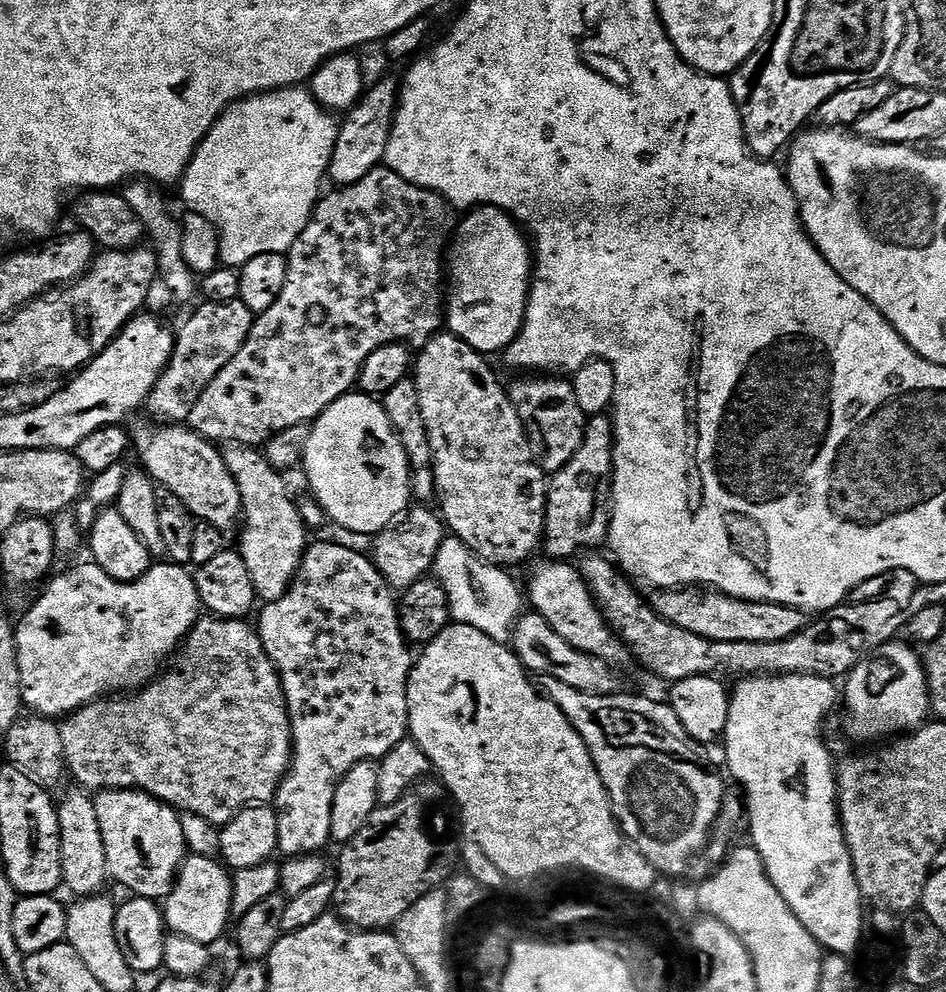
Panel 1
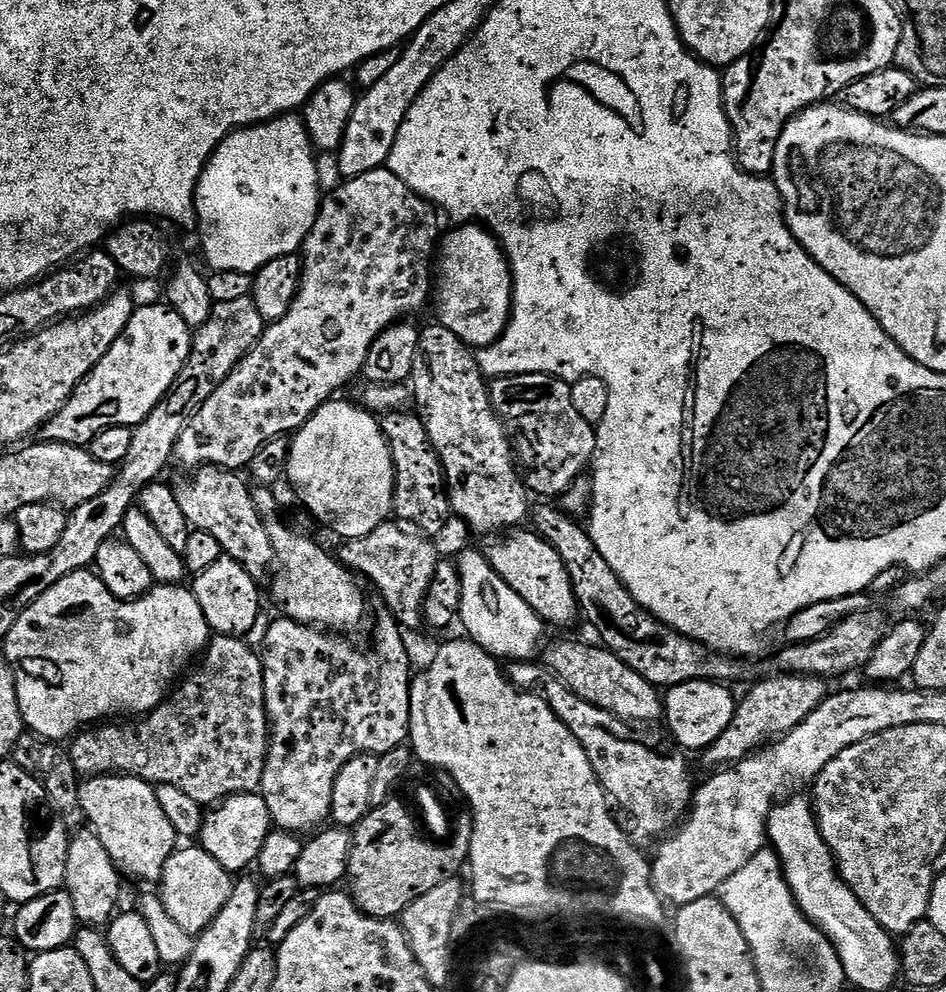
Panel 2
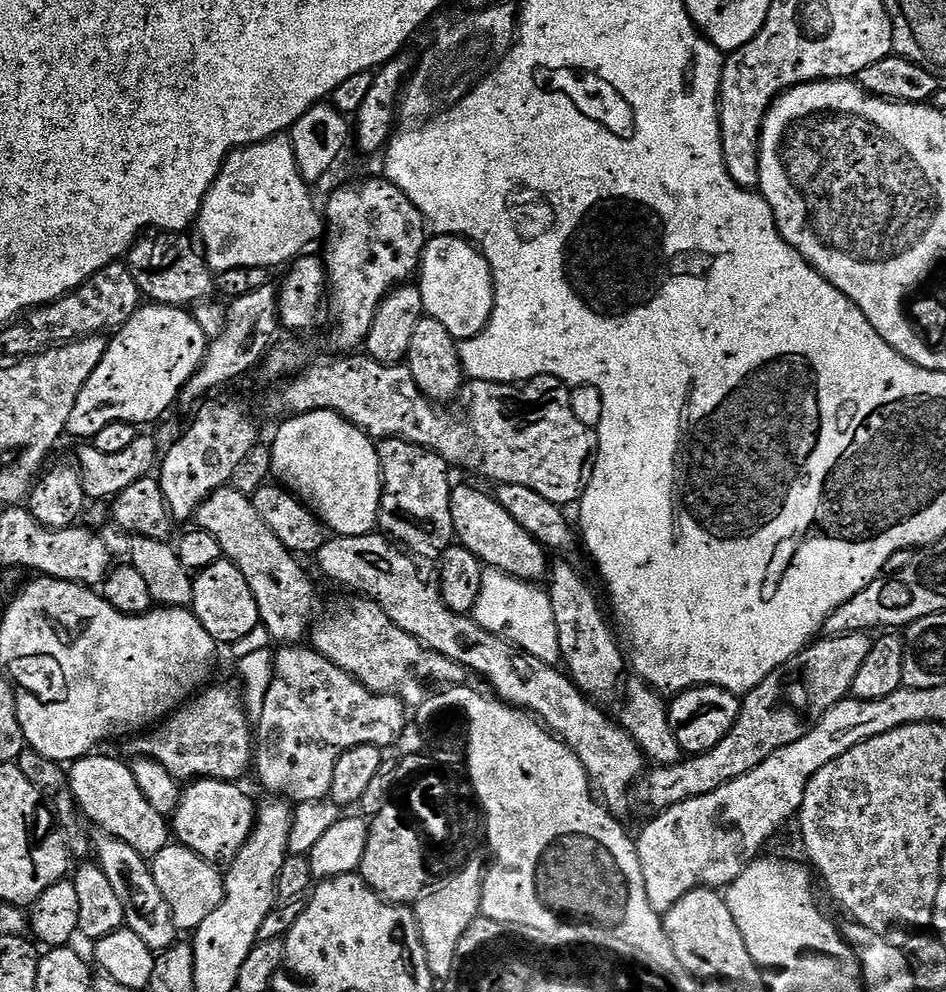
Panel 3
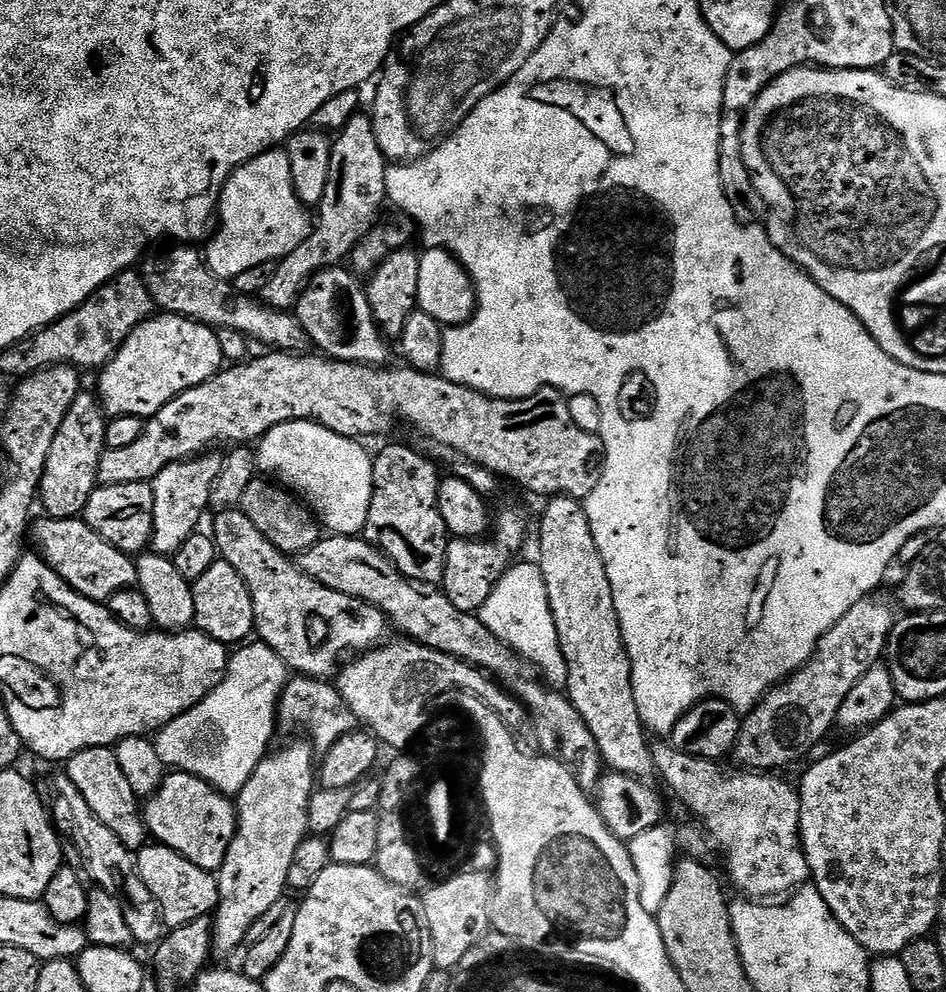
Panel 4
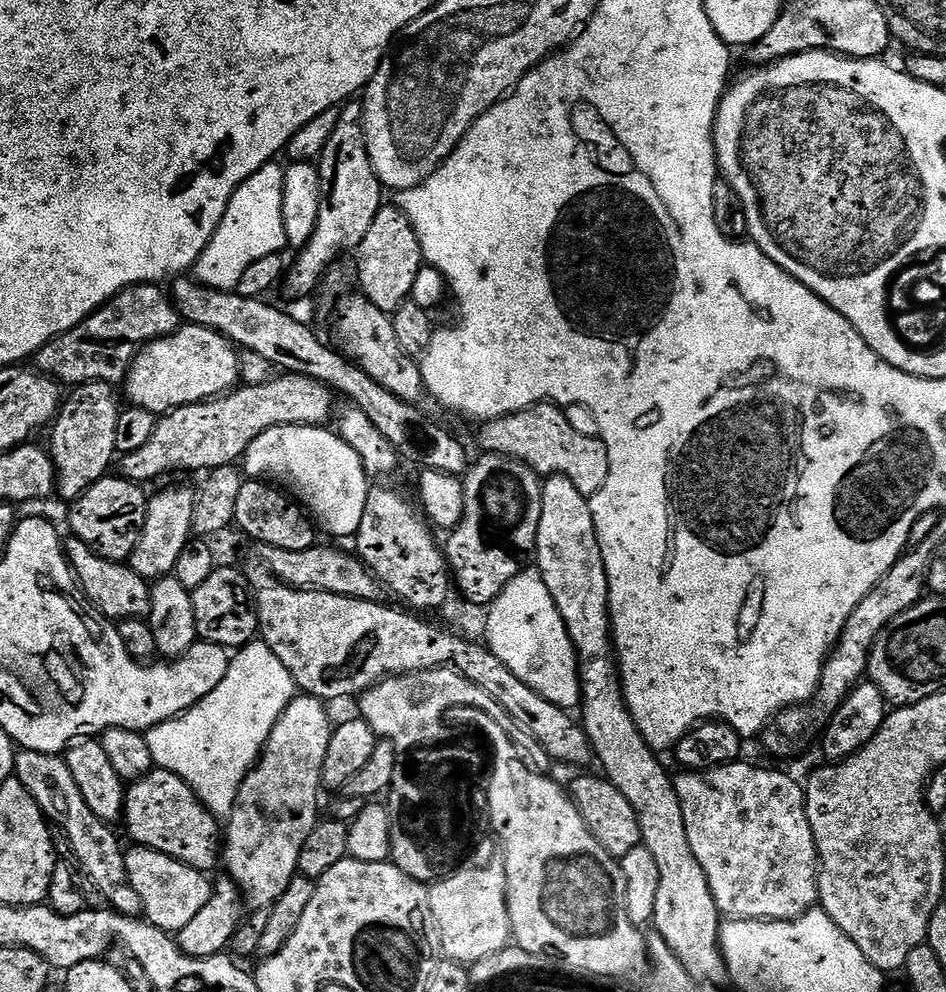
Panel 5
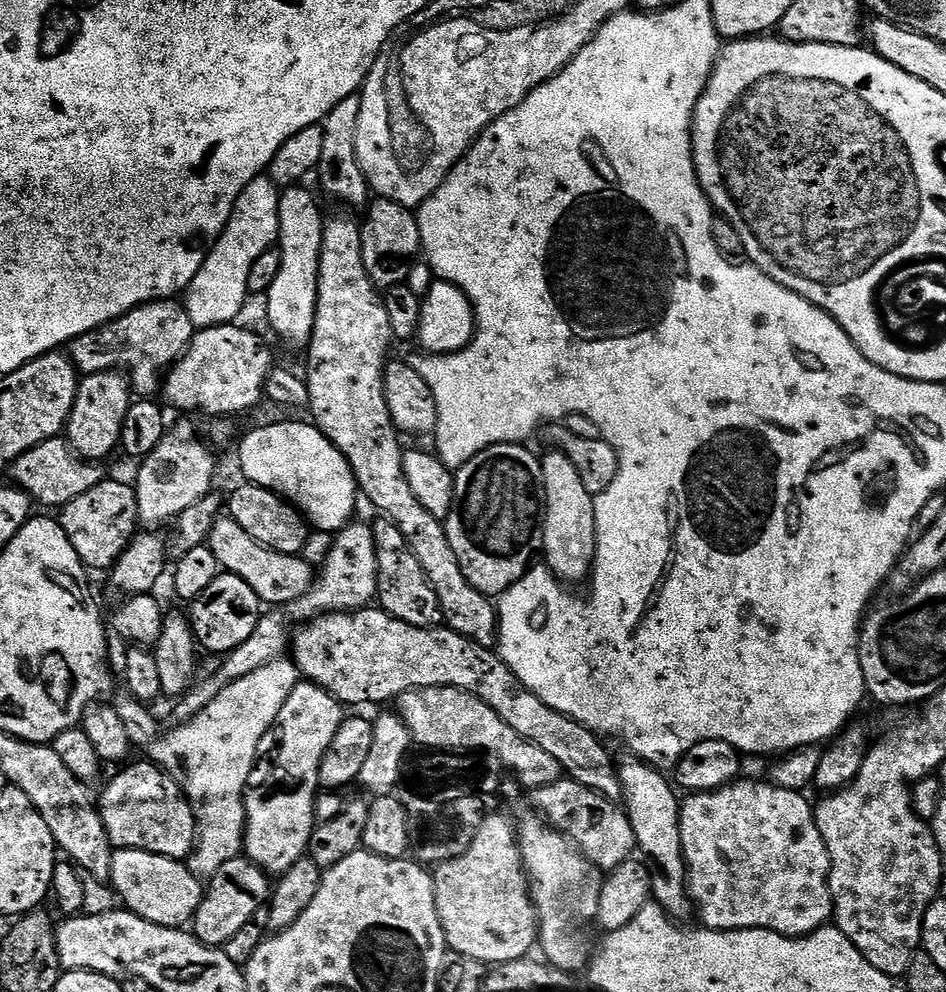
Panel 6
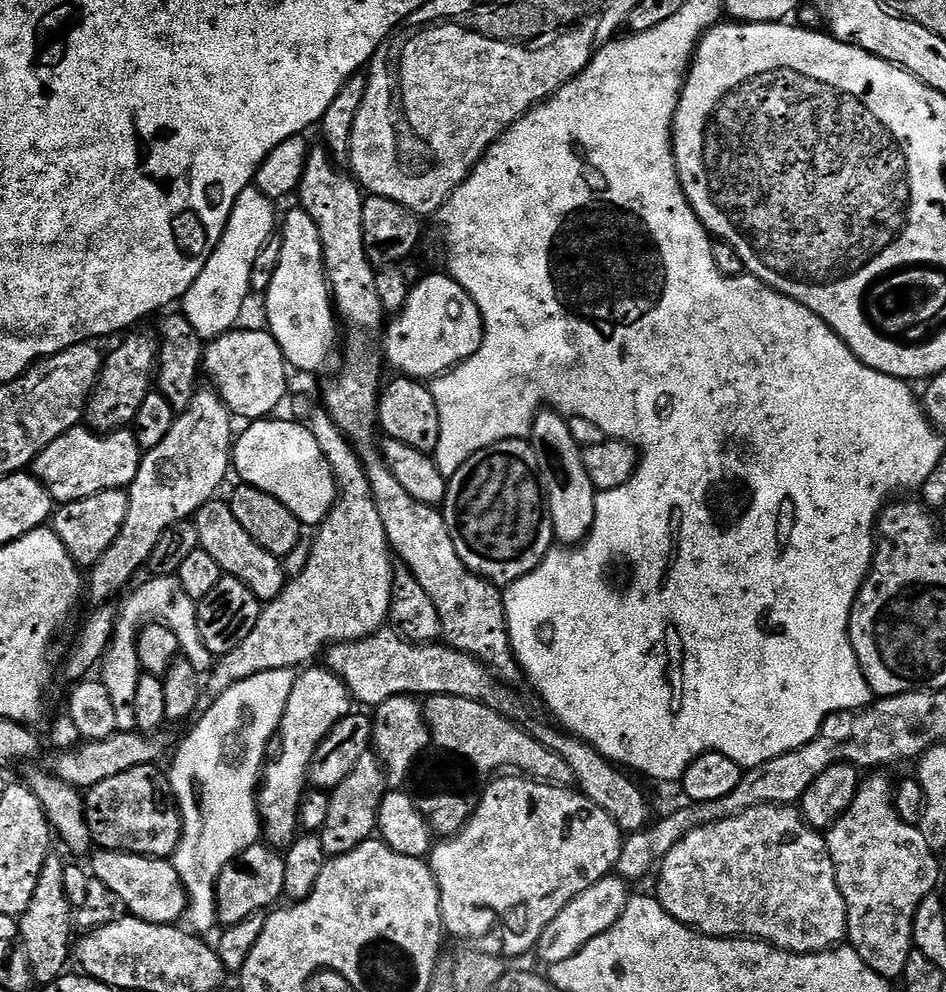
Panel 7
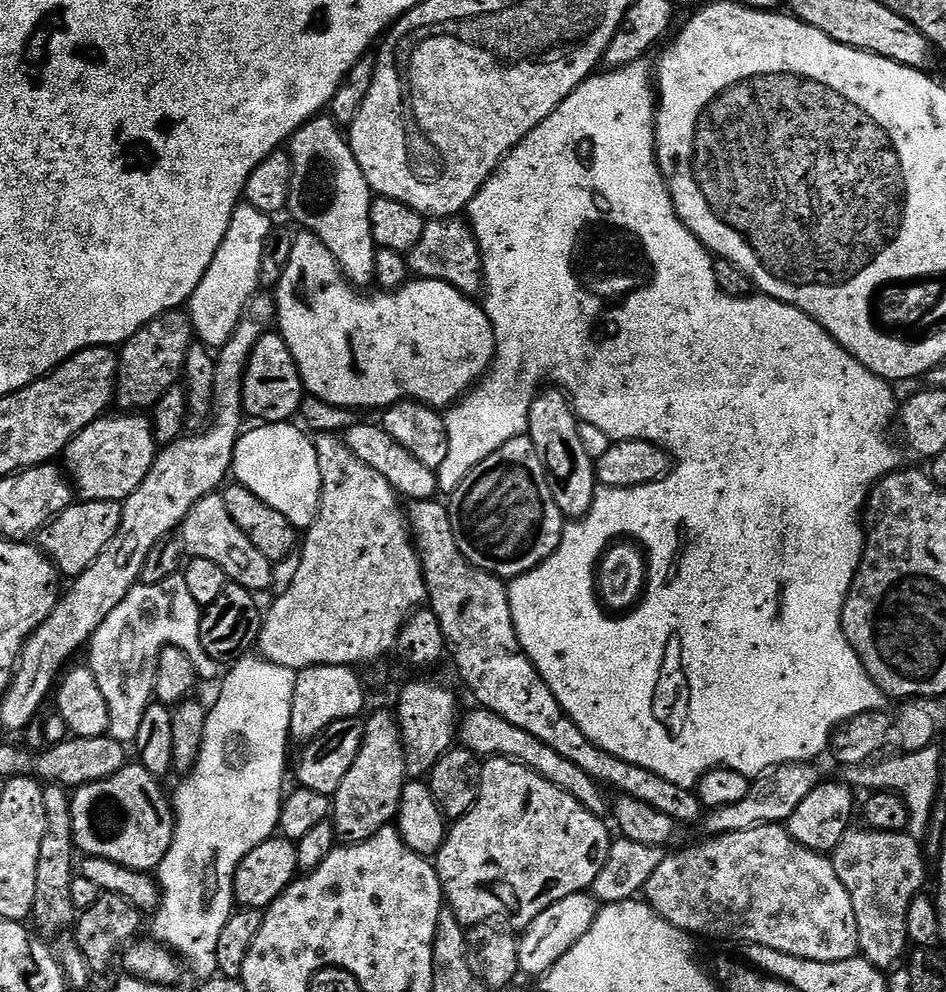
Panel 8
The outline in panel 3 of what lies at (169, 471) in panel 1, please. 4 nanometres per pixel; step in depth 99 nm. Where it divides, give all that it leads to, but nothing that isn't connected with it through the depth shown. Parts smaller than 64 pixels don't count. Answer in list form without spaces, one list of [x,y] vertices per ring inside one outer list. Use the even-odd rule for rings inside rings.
[[[231,486],[220,488],[200,503],[194,524],[203,532],[214,534],[221,553],[231,564],[238,566],[238,570],[242,570],[246,586],[250,586],[250,594],[254,594],[254,602],[258,602],[263,631],[280,640],[276,642],[281,645],[299,645],[303,641],[300,639],[309,635],[314,623],[312,611],[316,608],[316,588],[299,564],[301,561],[286,546],[282,546],[282,542],[274,538],[274,530],[258,518],[252,497]]]

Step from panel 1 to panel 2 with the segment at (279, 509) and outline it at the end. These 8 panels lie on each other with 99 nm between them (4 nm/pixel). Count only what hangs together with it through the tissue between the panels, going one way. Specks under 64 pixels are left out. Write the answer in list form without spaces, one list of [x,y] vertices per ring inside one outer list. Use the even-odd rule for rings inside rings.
[[[256,486],[252,488],[254,506],[260,511],[260,518],[266,526],[266,534],[270,536],[270,546],[276,555],[275,563],[281,564],[281,568],[275,569],[276,581],[272,584],[272,596],[276,599],[276,604],[281,608],[283,615],[289,620],[297,620],[299,624],[311,624],[321,630],[327,630],[333,634],[352,634],[364,624],[364,592],[356,585],[352,578],[353,573],[340,563],[335,555],[332,556],[320,544],[315,544],[312,540],[303,540],[300,536],[295,536],[288,529],[286,521],[280,517],[280,512],[276,509],[276,496],[273,489],[268,486]]]

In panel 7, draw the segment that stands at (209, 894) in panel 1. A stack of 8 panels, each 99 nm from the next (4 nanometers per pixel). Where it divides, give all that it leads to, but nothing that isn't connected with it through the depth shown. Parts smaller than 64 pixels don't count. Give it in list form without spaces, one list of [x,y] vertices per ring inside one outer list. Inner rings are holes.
[[[96,850],[91,853],[91,860],[91,875],[109,890],[114,890],[114,894],[126,902],[131,915],[151,924],[176,924],[185,919],[188,911],[186,886],[171,859],[139,856],[133,852]]]

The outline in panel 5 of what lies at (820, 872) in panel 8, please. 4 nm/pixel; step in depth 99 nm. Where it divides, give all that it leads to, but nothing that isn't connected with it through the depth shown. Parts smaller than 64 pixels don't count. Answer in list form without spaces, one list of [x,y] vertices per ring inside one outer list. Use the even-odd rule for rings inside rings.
[[[745,762],[719,764],[717,768],[703,770],[684,770],[675,777],[674,783],[678,802],[682,806],[682,822],[686,822],[686,838],[690,838],[690,850],[694,850],[694,858],[706,870],[706,878],[710,882],[710,894],[714,894],[714,902],[718,906],[721,917],[734,920],[796,920],[802,914],[817,907],[820,898],[820,887],[816,881],[818,875],[818,857],[814,834],[810,830],[810,822],[806,814],[804,788],[792,776],[784,772],[775,772],[772,768],[755,768]]]

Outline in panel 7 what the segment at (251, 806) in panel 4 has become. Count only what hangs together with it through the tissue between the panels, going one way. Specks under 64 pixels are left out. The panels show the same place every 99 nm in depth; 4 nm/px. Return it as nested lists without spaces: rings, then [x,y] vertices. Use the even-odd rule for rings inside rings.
[[[327,666],[316,667],[305,667],[296,677],[288,708],[284,711],[284,721],[280,723],[278,733],[280,757],[276,761],[273,759],[267,765],[266,775],[262,780],[262,836],[267,843],[281,850],[287,849],[288,845],[296,839],[301,831],[300,803],[304,801],[304,793],[310,784],[308,767],[312,765],[312,759],[318,750],[318,746],[331,734],[335,724],[342,718],[346,718],[354,708],[352,693],[349,692],[342,678],[338,678]]]

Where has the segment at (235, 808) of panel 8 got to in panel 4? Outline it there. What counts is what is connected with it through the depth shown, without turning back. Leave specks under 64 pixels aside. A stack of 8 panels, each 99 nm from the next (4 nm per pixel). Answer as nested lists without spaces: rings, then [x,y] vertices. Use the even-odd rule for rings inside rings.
[[[263,642],[245,643],[228,657],[224,681],[202,702],[155,733],[158,758],[172,770],[202,778],[229,798],[239,797],[250,774],[270,751],[272,731],[278,728],[276,705],[286,683],[286,666]]]

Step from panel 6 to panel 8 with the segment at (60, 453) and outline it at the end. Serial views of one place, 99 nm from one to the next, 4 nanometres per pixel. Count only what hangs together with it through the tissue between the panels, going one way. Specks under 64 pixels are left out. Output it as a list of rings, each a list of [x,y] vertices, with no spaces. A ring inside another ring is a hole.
[[[105,414],[100,419],[90,422],[86,430],[82,430],[73,438],[62,453],[62,464],[66,469],[66,475],[81,501],[86,500],[119,500],[128,499],[138,486],[150,474],[150,466],[154,466],[158,445],[154,438],[152,421],[144,414],[120,414],[124,416],[112,416]]]

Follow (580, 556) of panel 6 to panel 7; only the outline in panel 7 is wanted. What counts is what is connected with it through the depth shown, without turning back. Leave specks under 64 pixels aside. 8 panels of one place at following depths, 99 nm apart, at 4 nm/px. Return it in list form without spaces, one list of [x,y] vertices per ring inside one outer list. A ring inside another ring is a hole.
[[[555,410],[537,412],[532,423],[530,443],[536,455],[536,471],[540,487],[544,490],[556,540],[564,546],[579,546],[594,526],[598,495],[596,487],[590,482],[590,474],[586,474],[580,443],[570,432],[568,420]]]

